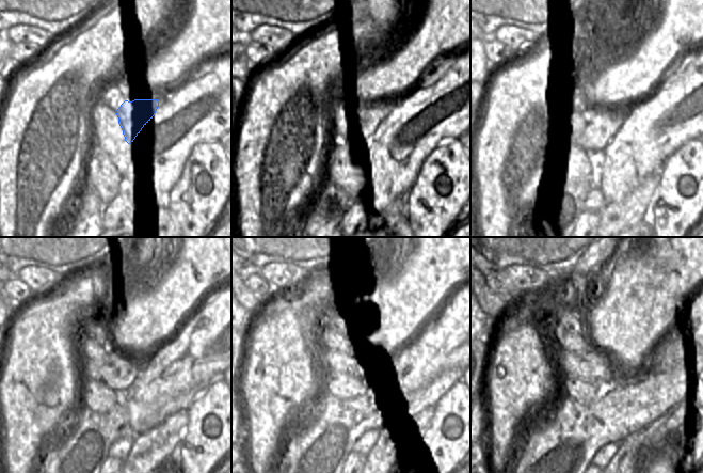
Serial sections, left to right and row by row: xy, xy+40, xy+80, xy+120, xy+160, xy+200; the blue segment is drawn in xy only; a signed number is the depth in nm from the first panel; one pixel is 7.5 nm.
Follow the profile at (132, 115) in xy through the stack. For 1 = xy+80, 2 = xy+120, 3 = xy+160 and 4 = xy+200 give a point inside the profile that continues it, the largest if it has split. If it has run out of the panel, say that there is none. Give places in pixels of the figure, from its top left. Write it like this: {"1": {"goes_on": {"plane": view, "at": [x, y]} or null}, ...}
{"1": {"goes_on": {"plane": "xy+80", "at": [595, 128]}}, "2": {"goes_on": {"plane": "xy+120", "at": [112, 368]}}, "3": {"goes_on": {"plane": "xy+160", "at": [353, 365]}}, "4": {"goes_on": {"plane": "xy+200", "at": [590, 366]}}}

